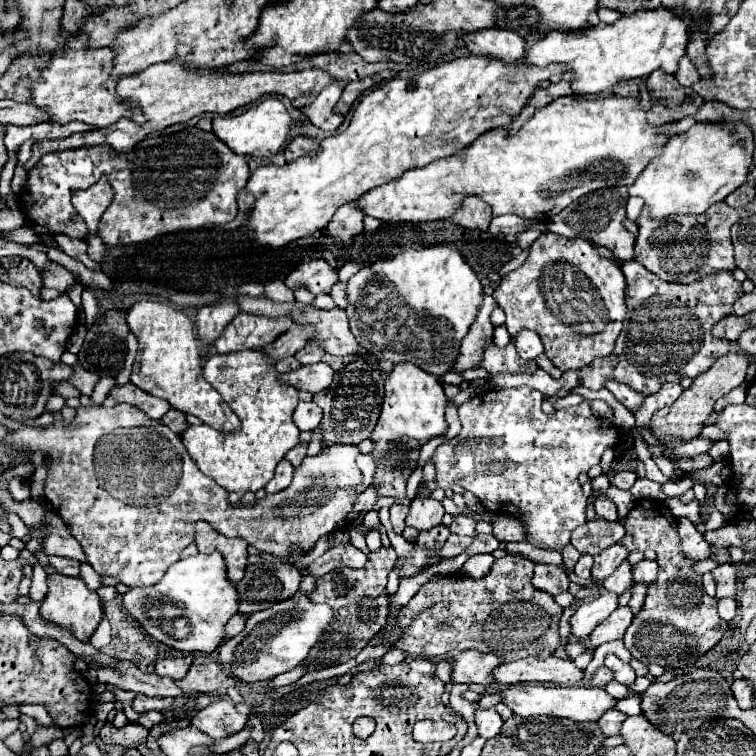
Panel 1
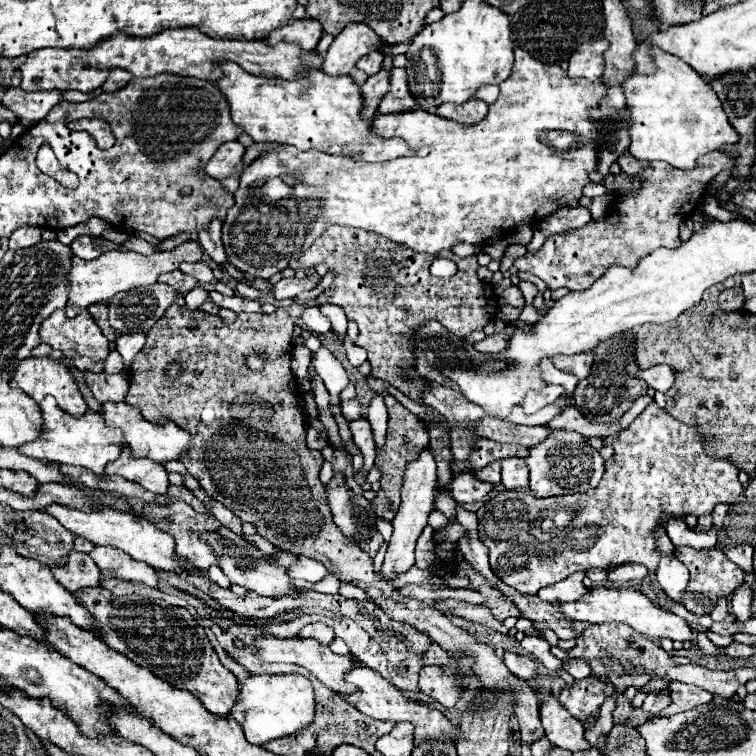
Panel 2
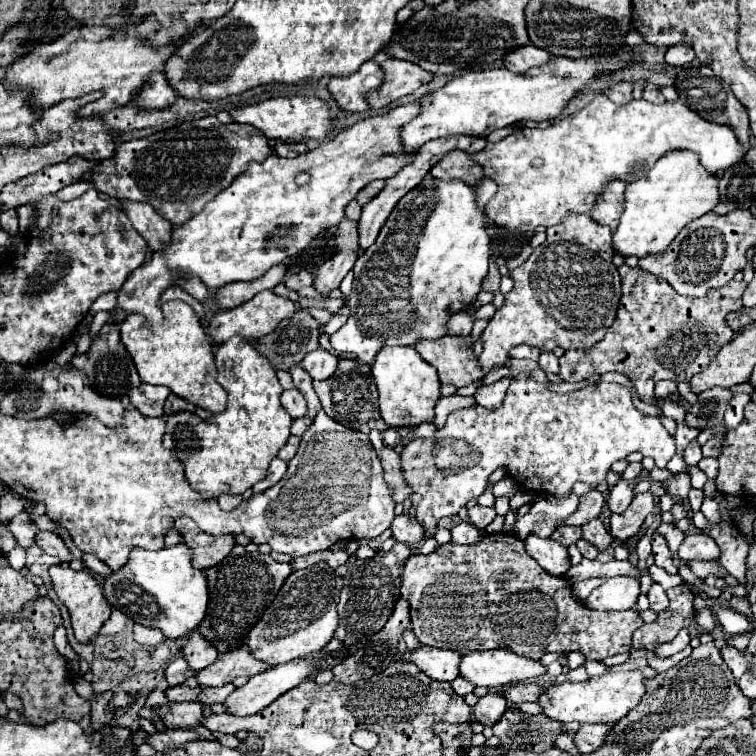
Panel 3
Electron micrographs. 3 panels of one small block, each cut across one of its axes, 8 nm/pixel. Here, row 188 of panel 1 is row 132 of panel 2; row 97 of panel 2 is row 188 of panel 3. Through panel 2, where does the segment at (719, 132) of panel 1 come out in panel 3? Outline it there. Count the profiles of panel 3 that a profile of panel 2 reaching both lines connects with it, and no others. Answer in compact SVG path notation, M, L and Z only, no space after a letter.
M674 150L666 156L662 156L646 176L626 184L624 212L620 216L618 230L612 234L612 250L620 252L622 256L638 256L638 258L662 254L670 246L670 240L674 240L684 226L688 226L692 220L710 212L714 208L714 204L718 204L718 178L710 176L700 166L698 156L694 156L694 152Z

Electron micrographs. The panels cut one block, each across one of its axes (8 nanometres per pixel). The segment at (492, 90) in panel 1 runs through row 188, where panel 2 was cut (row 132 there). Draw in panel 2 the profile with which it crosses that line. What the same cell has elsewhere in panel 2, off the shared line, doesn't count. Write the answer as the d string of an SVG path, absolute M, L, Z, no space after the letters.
M220 60L220 68L224 78L216 80L214 84L228 100L234 124L242 126L254 138L254 142L290 144L302 152L314 148L332 156L342 154L362 162L384 162L414 154L414 150L410 150L400 138L384 140L372 134L372 122L364 122L360 118L360 86L356 86L350 76L330 78L322 70L314 68L306 70L294 80L270 80L254 78L226 60Z

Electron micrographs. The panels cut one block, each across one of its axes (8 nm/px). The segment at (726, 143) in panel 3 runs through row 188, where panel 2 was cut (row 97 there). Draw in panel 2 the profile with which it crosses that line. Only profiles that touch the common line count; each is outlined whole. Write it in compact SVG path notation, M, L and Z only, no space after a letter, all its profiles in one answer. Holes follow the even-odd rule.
M516 48L516 62L512 68L512 74L506 82L500 84L500 96L496 102L490 104L488 108L488 116L478 122L476 126L462 126L456 124L452 120L440 118L436 114L428 114L424 110L408 110L408 112L396 112L396 114L384 114L384 116L376 116L372 122L372 130L374 134L382 136L382 138L402 138L406 144L412 146L412 150L420 150L422 146L430 146L430 154L428 156L402 156L402 158L394 158L394 160L386 160L386 162L374 162L374 164L366 164L366 162L352 162L352 160L342 160L342 156L328 156L322 154L318 150L308 150L308 152L298 152L294 146L268 146L260 152L260 156L242 170L240 174L240 186L234 192L234 200L236 204L228 210L224 222L222 222L222 242L226 248L226 256L228 262L234 264L240 272L246 272L250 276L256 278L272 278L274 274L282 272L288 262L292 258L302 256L304 250L310 248L310 244L330 226L330 224L338 224L338 226L352 226L352 228L362 228L368 232L376 232L380 236L386 236L398 244L404 244L416 252L428 252L428 254L438 254L440 250L450 250L454 244L458 242L468 242L468 244L482 244L486 242L486 238L490 238L492 234L502 234L504 230L512 230L512 226L522 226L522 224L538 224L542 222L542 218L550 216L552 212L556 212L558 208L570 208L570 206L578 206L578 198L582 196L582 188L586 184L590 184L588 174L596 170L596 154L598 148L594 146L596 138L600 136L598 132L598 122L590 122L586 112L590 108L598 108L598 100L604 98L606 94L606 86L598 80L598 82L590 82L590 80L582 80L582 78L568 78L568 74L560 68L560 66L548 66L542 64L538 60L534 60L528 52ZM548 134L568 134L574 138L570 148L564 150L556 150L554 146L550 146L548 142Z

